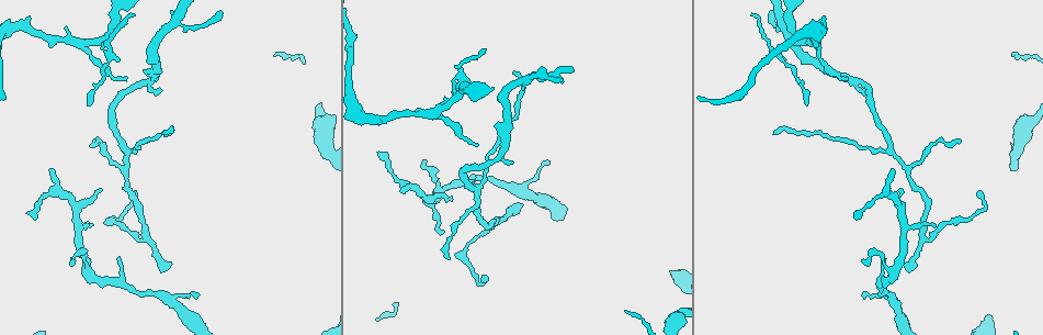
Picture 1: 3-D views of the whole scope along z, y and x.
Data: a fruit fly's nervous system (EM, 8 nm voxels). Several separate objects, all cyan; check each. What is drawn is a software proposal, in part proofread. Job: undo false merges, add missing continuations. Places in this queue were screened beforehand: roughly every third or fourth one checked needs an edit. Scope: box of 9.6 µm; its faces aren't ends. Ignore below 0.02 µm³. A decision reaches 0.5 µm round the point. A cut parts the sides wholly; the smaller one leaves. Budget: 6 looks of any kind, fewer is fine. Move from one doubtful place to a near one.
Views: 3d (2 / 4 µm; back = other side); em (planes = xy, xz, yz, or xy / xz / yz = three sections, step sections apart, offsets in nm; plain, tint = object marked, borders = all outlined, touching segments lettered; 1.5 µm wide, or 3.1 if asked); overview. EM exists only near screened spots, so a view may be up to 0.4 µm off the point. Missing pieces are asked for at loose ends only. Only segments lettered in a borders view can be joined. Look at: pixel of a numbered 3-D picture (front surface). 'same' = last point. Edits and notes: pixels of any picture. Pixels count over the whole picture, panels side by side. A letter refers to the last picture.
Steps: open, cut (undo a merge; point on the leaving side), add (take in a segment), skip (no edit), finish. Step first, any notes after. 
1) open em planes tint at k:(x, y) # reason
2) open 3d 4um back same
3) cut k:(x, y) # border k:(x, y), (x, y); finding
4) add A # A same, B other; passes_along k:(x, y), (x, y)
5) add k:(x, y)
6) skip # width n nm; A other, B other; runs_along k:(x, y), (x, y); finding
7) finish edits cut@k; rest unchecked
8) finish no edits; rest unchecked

open 3d 4um at 1:(921, 232) # abrupt turn

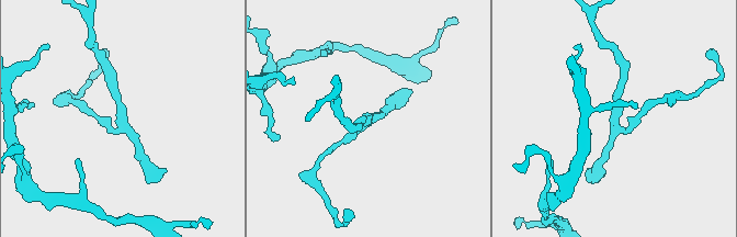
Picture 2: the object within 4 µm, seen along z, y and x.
open em planes tint at 2:(121, 116) # arms 3

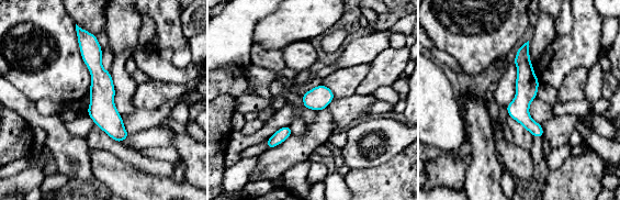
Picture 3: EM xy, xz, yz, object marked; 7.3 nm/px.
open em planes borders same

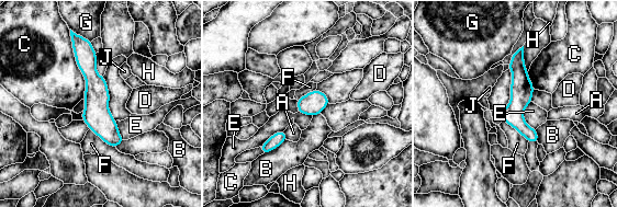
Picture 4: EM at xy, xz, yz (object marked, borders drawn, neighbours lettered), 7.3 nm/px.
skip # width 170 nm; A other, B other, C other, D other, E other, F other, G other, H other, J other; all the same neuron

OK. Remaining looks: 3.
open em planes borders at 1:(863, 89) # tapers out

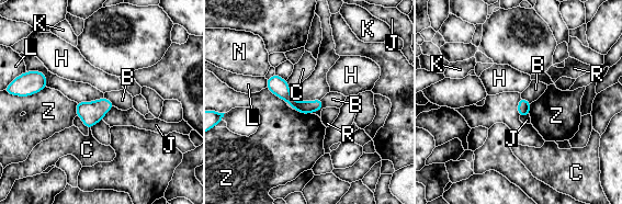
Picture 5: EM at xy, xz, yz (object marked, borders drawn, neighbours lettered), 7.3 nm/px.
skip # B other, C other, H other, J other, K other, L other, N other, R other, Z other; none of them fits

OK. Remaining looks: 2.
finish no edits; rest unchecked

